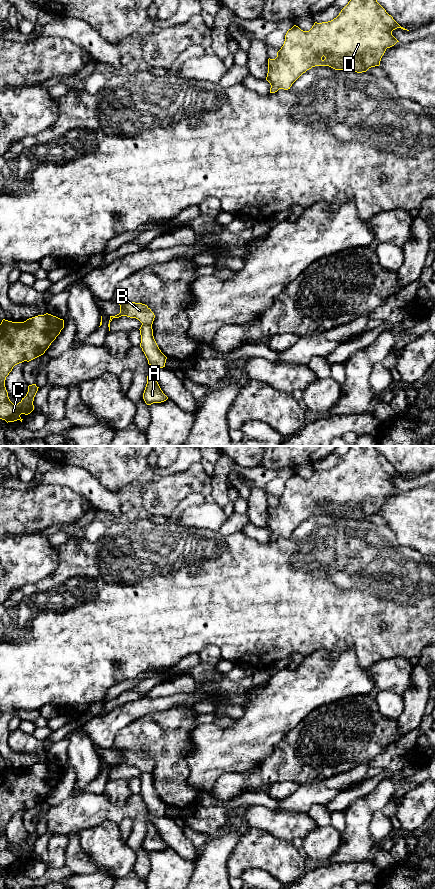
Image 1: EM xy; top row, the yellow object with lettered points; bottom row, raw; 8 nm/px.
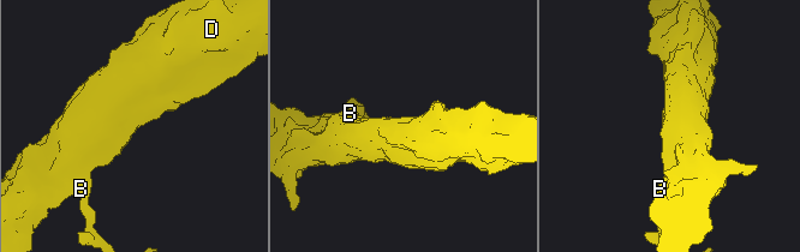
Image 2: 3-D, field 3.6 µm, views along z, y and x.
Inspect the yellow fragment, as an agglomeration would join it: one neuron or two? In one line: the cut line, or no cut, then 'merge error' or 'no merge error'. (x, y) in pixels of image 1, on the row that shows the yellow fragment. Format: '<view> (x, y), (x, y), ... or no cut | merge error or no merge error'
xy (142, 323), (151, 326) | merge error

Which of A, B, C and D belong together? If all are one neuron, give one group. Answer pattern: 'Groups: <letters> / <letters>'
Groups: A / B C D

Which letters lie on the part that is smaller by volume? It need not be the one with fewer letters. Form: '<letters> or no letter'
A

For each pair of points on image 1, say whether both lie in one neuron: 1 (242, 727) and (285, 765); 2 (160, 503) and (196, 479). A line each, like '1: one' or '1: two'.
1: two
2: one

